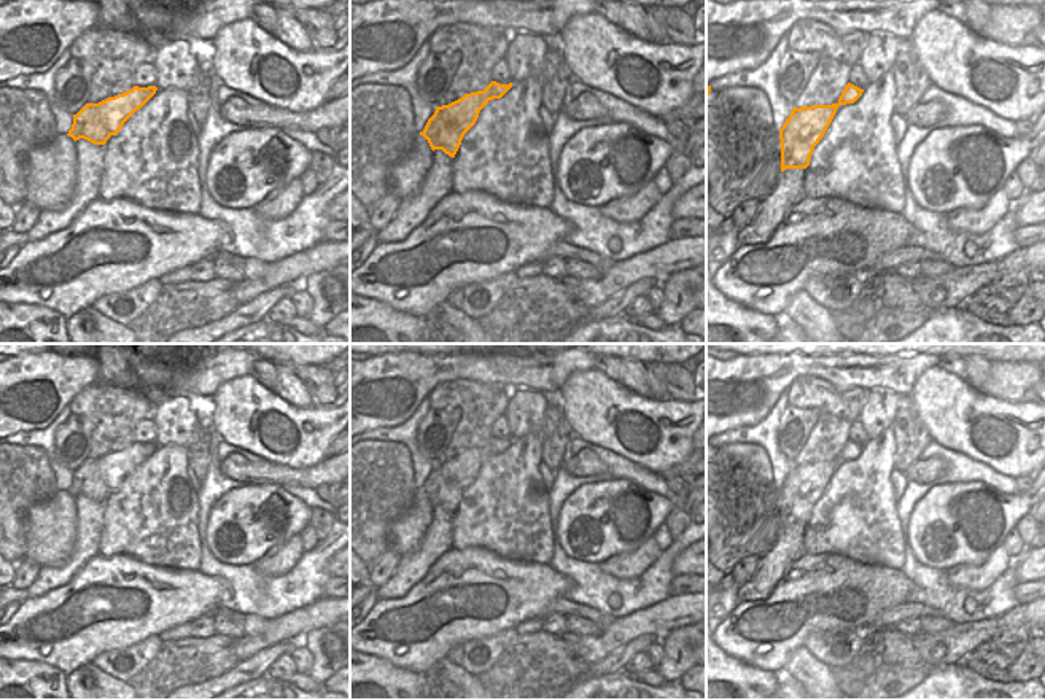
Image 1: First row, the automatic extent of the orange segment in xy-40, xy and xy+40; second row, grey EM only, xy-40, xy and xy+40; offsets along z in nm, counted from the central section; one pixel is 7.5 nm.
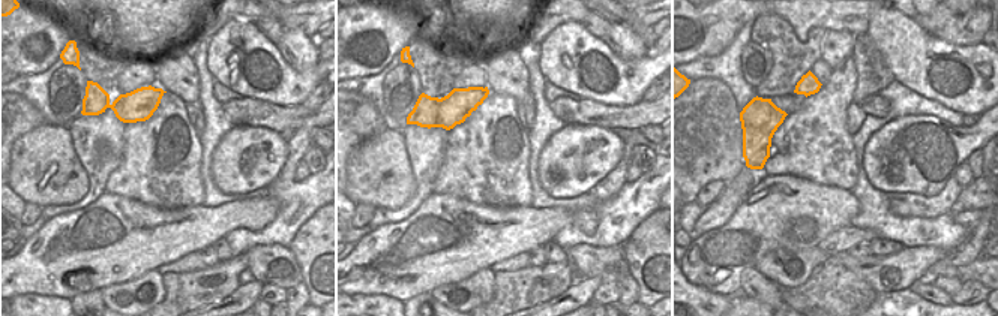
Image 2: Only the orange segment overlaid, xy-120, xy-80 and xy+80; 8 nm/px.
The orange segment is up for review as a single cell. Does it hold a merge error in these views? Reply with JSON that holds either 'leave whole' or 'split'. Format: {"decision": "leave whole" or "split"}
{"decision": "split"}

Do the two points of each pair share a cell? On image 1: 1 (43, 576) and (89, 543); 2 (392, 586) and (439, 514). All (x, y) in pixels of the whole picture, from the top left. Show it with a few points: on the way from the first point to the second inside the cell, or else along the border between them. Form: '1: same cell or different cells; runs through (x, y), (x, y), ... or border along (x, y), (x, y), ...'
1: same cell; runs through (56, 576), (61, 576), (80, 556)
2: same cell; runs through (409, 570), (435, 544), (439, 532)

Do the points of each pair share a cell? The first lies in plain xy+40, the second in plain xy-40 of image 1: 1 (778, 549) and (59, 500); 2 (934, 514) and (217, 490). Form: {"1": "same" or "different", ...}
{"1": "different", "2": "different"}

